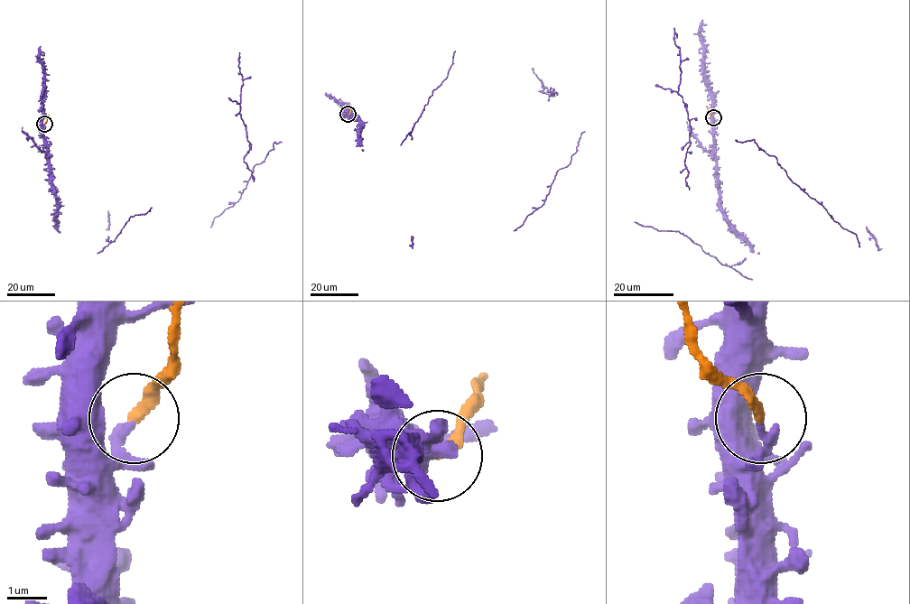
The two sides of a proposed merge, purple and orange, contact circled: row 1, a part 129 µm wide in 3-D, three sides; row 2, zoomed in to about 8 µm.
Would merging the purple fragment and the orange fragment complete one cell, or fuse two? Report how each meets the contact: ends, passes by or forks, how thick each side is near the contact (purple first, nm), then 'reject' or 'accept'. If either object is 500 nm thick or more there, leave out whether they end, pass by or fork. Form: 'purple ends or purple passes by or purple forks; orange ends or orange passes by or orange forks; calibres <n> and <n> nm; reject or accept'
purple ends; orange ends; calibres 240 and 240 nm; reject

